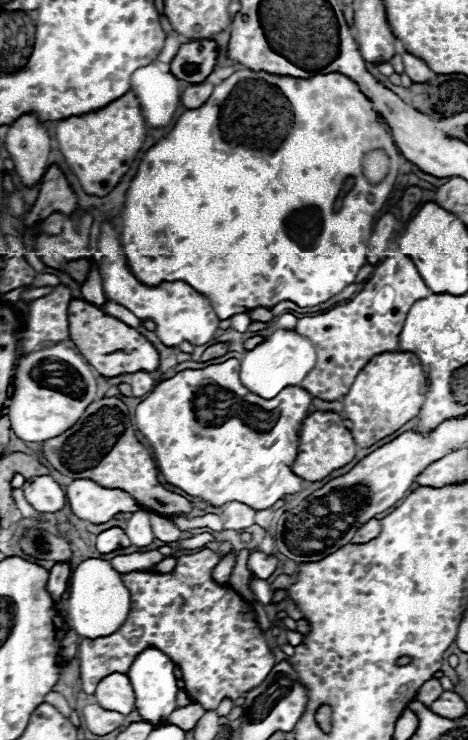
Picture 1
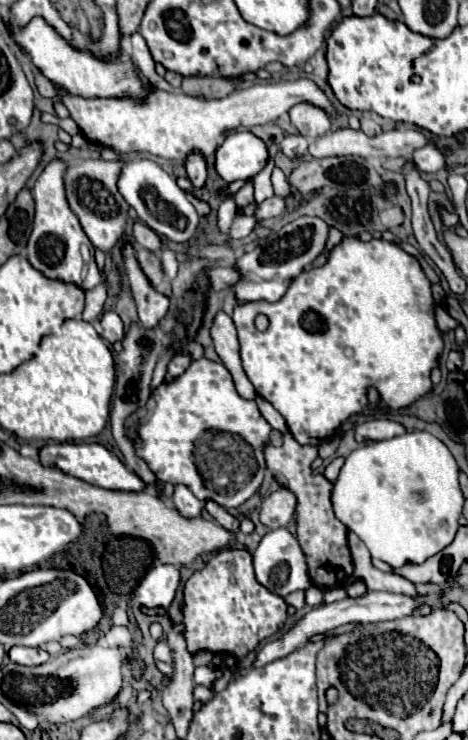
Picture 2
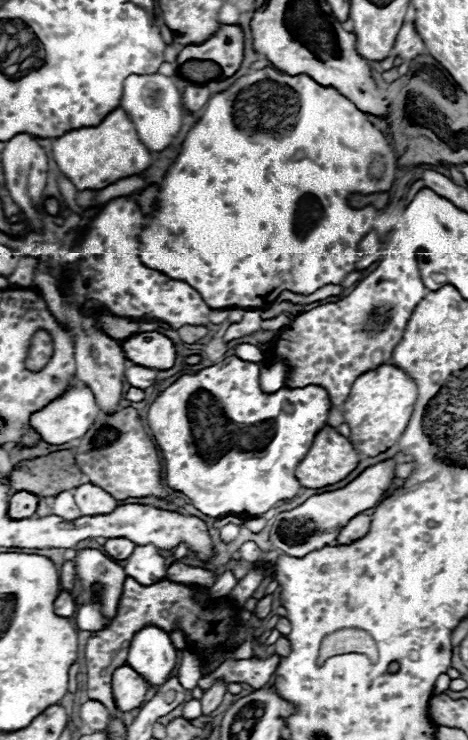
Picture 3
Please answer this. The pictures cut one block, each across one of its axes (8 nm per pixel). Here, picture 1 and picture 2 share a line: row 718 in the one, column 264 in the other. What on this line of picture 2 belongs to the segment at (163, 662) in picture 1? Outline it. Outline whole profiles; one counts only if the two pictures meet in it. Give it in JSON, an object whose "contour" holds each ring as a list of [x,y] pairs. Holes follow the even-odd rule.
{"contour":[[[238,130],[224,138],[216,150],[216,172],[226,182],[248,180],[268,162],[266,142],[252,132]]]}

